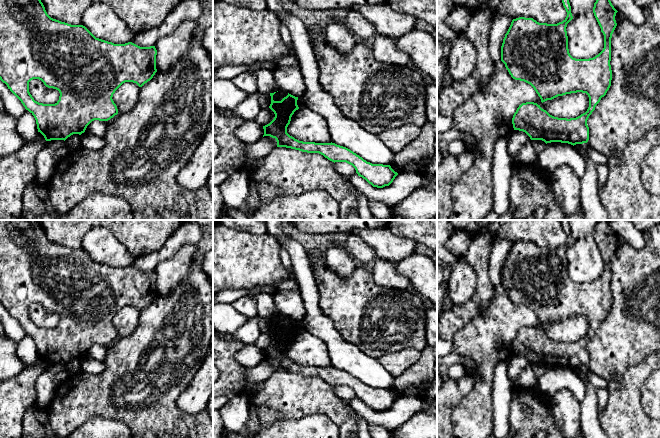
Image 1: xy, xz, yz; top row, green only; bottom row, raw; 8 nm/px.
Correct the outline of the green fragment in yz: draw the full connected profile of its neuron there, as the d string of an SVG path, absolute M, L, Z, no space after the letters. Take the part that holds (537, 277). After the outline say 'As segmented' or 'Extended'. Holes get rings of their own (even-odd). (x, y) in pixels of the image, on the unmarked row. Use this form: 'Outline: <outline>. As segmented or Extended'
Outline: M560 220L560 222L567 236L567 240L562 246L557 248L539 247L533 242L525 241L512 244L501 270L501 285L513 303L524 305L534 312L542 327L571 317L582 316L588 319L587 335L576 342L554 341L534 326L519 329L512 342L514 354L525 356L531 364L542 364L546 368L561 366L574 370L588 366L587 344L611 310L611 262L617 250L615 240L618 235L612 229L609 220L600 220L596 224L593 237L604 259L604 272L593 282L576 283L570 279L568 273L566 251L573 243L569 220Z. As segmented

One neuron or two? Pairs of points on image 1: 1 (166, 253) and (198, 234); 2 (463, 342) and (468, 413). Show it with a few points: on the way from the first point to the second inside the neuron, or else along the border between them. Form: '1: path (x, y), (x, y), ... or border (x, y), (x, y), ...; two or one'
1: path (174, 245), (185, 234), (190, 234); one
2: path (481, 360), (484, 363), (486, 381), (481, 395); one

